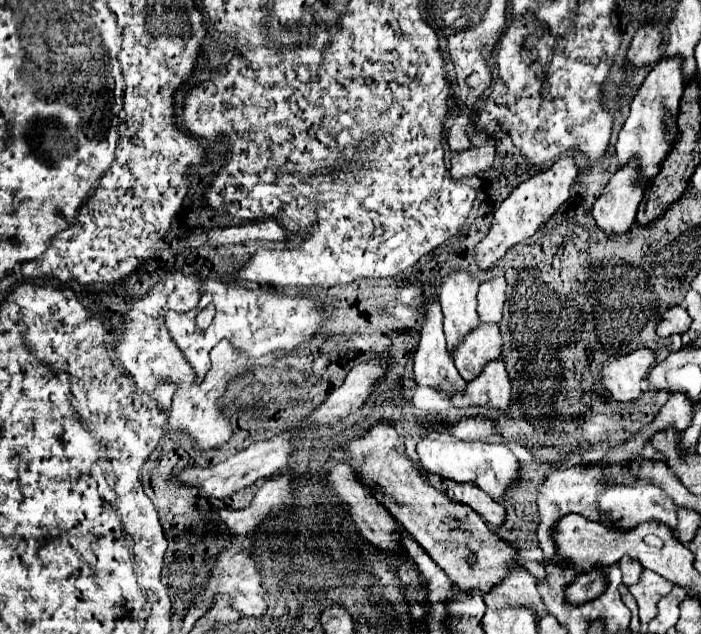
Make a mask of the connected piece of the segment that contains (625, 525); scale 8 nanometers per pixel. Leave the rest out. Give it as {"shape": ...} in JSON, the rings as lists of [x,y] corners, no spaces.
{"shape":[[[632,483],[632,485],[616,485],[606,489],[596,501],[600,517],[608,517],[618,529],[632,529],[644,521],[660,521],[670,527],[676,527],[676,505],[672,499],[662,493],[662,489],[650,483]]]}

